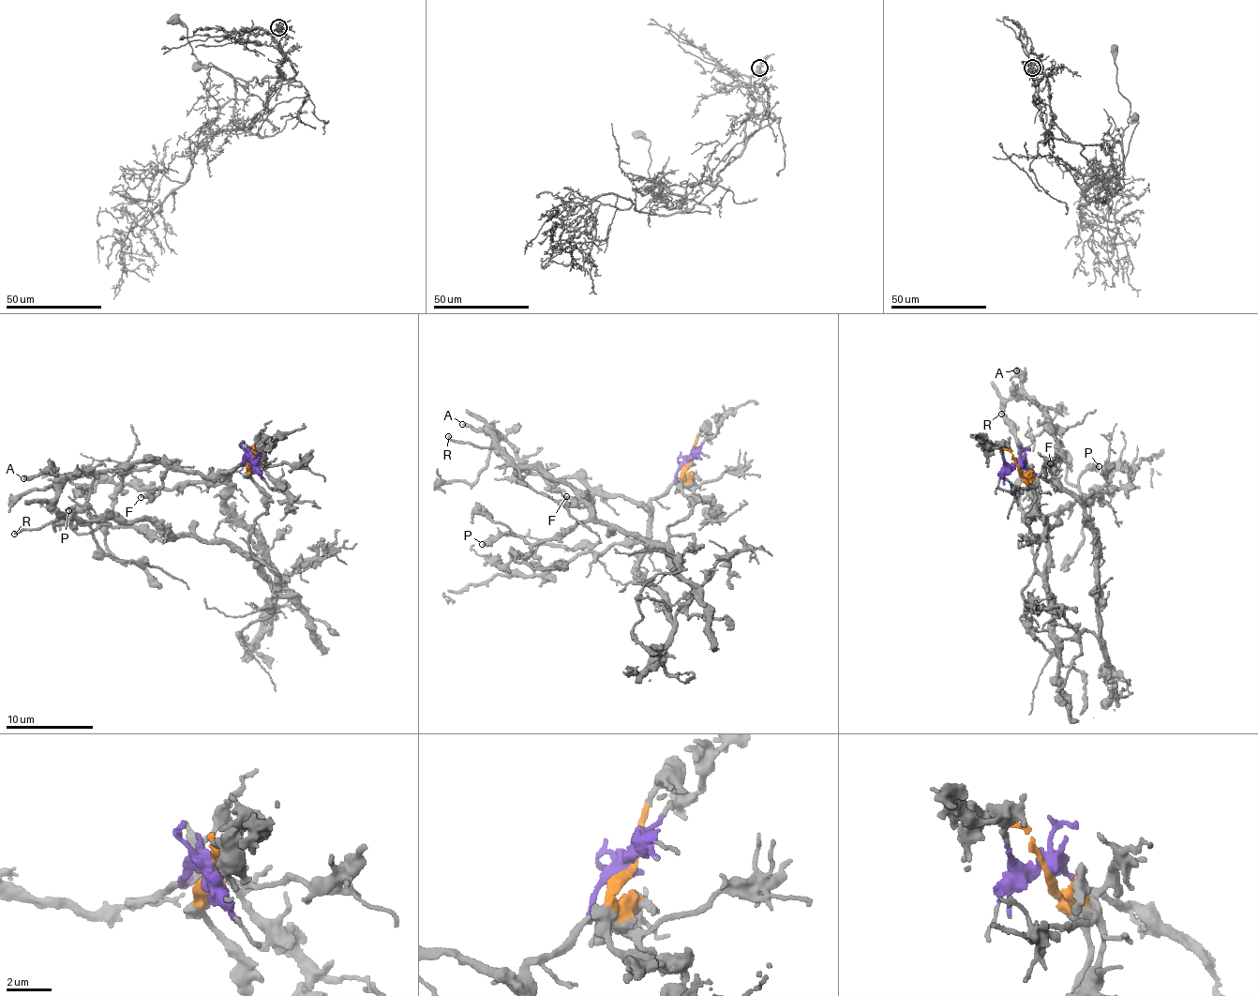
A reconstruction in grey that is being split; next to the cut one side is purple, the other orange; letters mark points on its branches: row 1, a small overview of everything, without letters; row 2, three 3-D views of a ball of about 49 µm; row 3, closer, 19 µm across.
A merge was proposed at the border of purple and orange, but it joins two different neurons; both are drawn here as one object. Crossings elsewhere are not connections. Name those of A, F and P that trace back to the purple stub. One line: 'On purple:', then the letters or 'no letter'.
On purple: A, F

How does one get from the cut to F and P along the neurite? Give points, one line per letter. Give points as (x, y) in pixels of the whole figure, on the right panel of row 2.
F: (1018, 463), (1052, 480), (1057, 453), (1061, 470), (1057, 471), (1051, 463)
P: (1018, 465), (1031, 492), (1040, 572), (1048, 514), (1080, 498), (1080, 476), (1099, 465)

